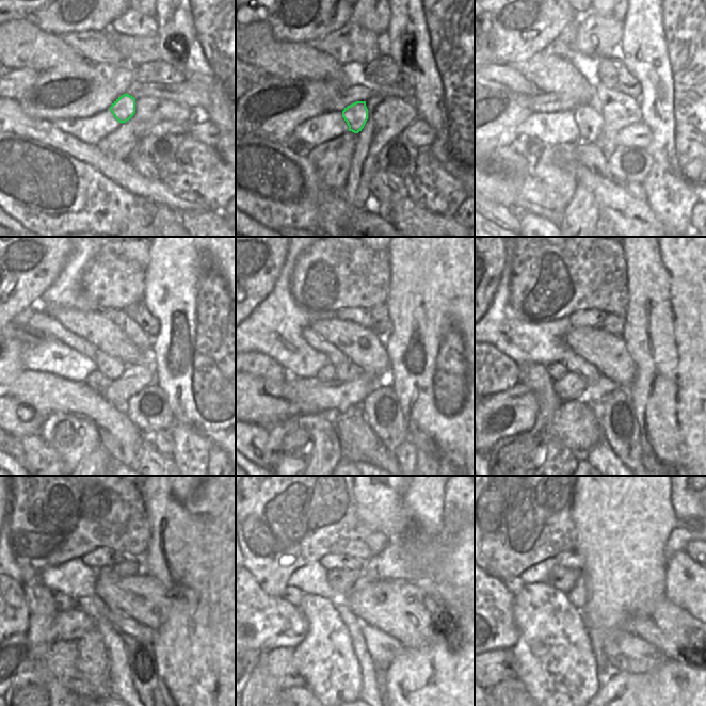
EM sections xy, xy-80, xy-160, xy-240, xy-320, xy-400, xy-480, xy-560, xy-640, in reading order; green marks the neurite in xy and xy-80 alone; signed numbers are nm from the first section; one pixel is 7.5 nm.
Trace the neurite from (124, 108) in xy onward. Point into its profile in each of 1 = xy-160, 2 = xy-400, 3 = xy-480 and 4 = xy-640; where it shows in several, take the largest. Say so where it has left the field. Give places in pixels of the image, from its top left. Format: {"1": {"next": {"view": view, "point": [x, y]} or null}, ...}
{"1": {"next": {"view": "xy-160", "point": [588, 117]}}, "2": {"next": {"view": "xy-400", "point": [571, 385]}}, "3": {"next": {"view": "xy-480", "point": [69, 625]}}, "4": {"next": {"view": "xy-640", "point": [496, 629]}}}

